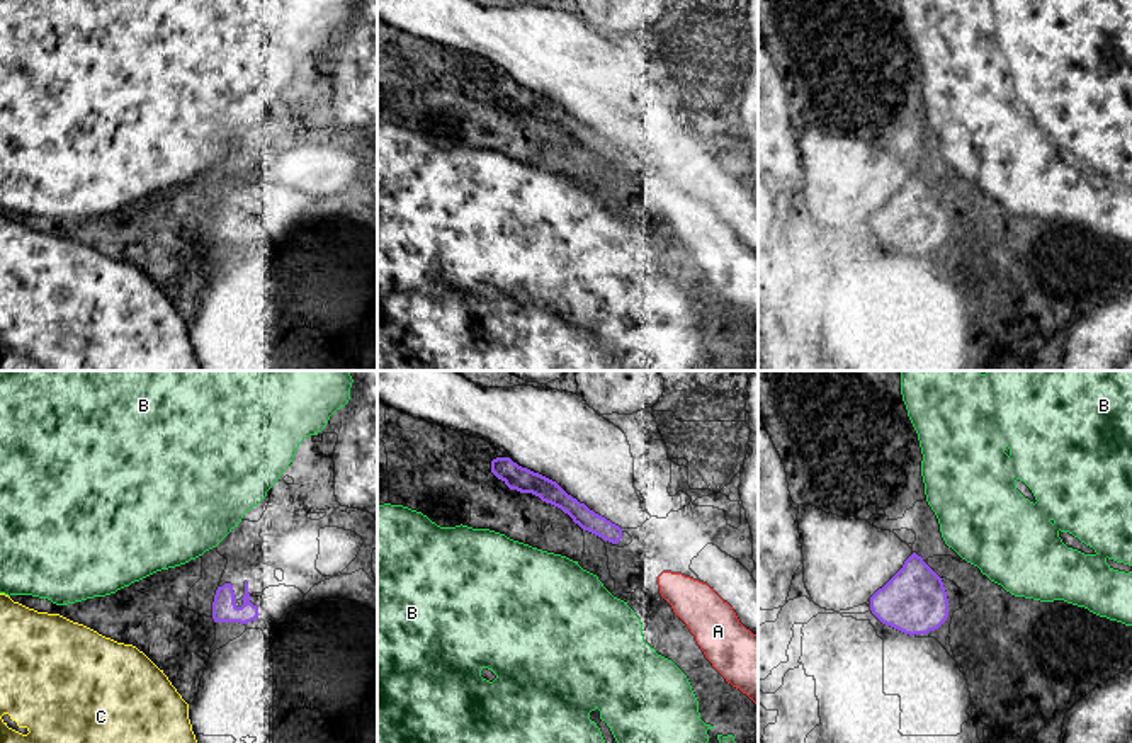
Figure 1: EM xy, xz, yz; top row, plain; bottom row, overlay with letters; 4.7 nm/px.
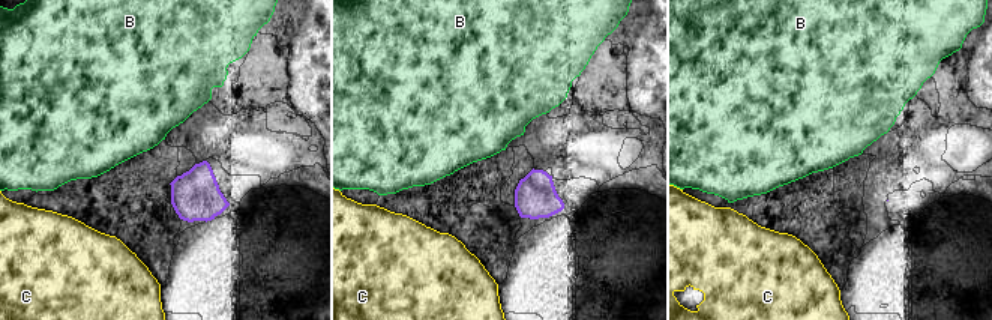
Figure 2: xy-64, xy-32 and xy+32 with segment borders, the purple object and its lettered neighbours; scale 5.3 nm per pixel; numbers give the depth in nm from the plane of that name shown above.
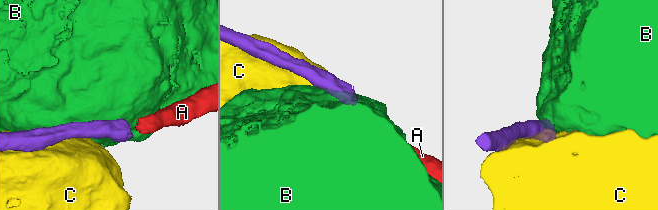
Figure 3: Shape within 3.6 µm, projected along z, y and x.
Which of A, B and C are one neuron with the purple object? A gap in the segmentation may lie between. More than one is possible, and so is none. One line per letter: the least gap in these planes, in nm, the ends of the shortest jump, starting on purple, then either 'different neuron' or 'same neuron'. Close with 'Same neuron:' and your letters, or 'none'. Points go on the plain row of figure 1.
A: 260 nm | xz (621, 157), (660, 194) | same neuron
B: 130 nm | yz (922, 177), (945, 162) | different neuron
C: 340 nm | xy (215, 240), (162, 289) | different neuron
Same neuron: A

